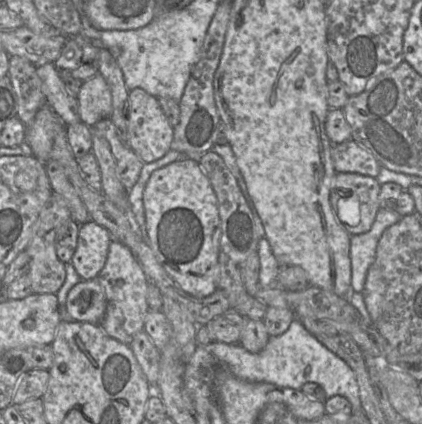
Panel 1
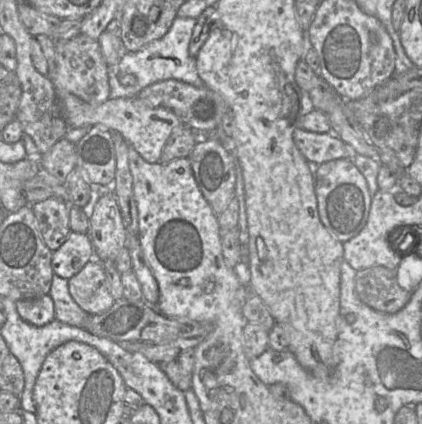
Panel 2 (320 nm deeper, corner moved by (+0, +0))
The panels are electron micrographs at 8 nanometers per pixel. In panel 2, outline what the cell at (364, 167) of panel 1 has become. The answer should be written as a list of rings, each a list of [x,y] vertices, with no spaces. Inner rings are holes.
[[[298,127],[293,132],[293,140],[312,166],[319,166],[334,159],[349,159],[351,155],[352,147],[343,142],[333,131],[315,133]]]

